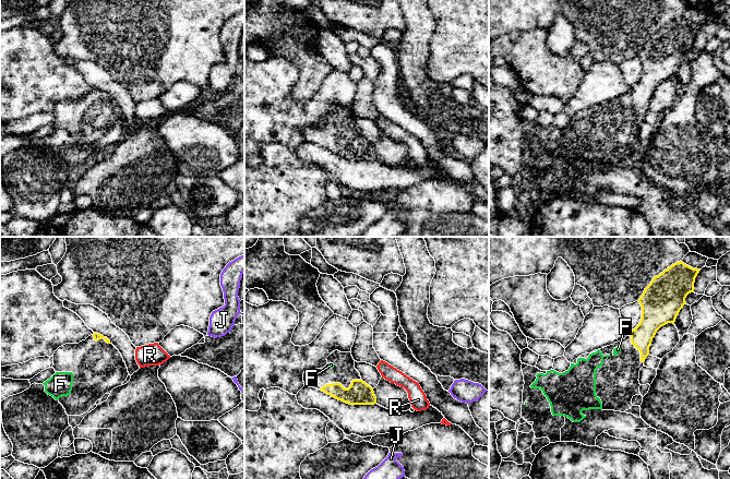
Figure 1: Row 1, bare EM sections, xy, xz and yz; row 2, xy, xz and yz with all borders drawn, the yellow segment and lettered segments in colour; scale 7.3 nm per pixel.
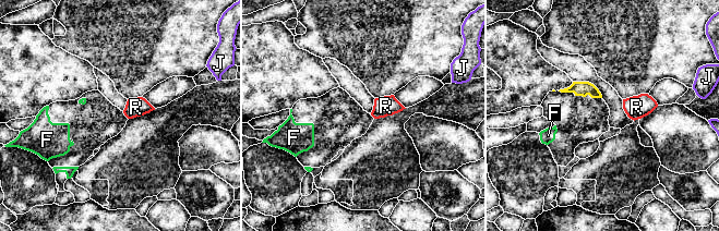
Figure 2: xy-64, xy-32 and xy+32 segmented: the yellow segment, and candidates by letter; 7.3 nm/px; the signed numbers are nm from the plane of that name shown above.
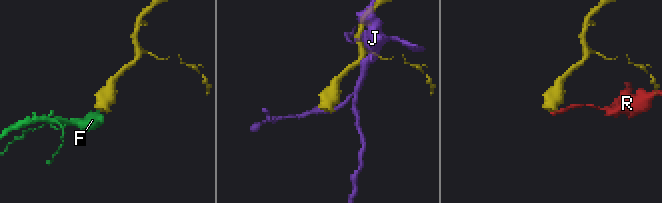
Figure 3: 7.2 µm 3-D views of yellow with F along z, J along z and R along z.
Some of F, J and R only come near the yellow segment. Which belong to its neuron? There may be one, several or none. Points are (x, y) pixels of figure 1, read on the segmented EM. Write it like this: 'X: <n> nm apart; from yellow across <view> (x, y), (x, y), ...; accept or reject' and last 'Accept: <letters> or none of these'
F: 90 nm apart; from yellow across yz (631, 342), (620, 348); accept
J: 380 nm apart; from yellow across xz (373, 404), (389, 453); reject
R: 110 nm apart; from yellow across xz (371, 387), (382, 376); reject
Accept: F

